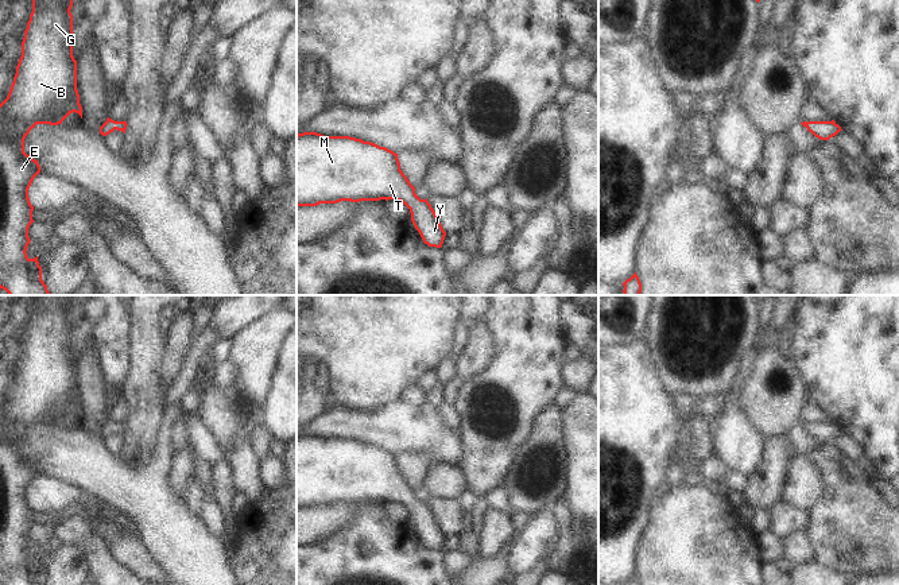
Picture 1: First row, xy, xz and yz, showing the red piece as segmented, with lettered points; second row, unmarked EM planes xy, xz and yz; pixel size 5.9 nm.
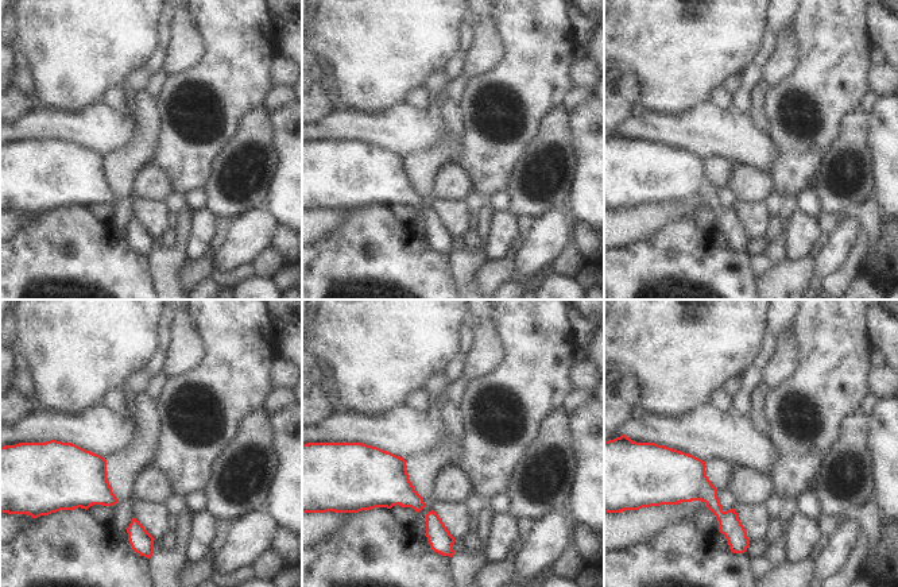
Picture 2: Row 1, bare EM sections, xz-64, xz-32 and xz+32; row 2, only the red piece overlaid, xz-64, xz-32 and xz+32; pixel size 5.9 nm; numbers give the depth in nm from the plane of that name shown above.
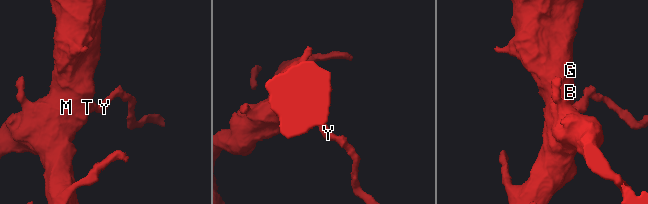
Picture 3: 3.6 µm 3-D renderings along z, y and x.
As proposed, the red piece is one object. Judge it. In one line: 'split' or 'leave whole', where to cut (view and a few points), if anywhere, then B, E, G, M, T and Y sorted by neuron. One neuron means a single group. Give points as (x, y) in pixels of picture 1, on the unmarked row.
leave whole | no cut | B E G M T Y

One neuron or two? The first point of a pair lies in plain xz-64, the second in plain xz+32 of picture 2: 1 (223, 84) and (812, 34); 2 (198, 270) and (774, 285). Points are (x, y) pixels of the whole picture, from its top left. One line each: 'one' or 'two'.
1: one
2: one

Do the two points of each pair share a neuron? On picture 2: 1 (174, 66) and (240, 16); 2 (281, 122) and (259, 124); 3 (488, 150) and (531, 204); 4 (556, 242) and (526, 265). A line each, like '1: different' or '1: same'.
1: different
2: different
3: different
4: same

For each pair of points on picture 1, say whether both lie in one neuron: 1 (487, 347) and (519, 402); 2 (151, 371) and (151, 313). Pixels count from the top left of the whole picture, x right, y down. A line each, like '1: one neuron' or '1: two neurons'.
1: two neurons
2: one neuron

